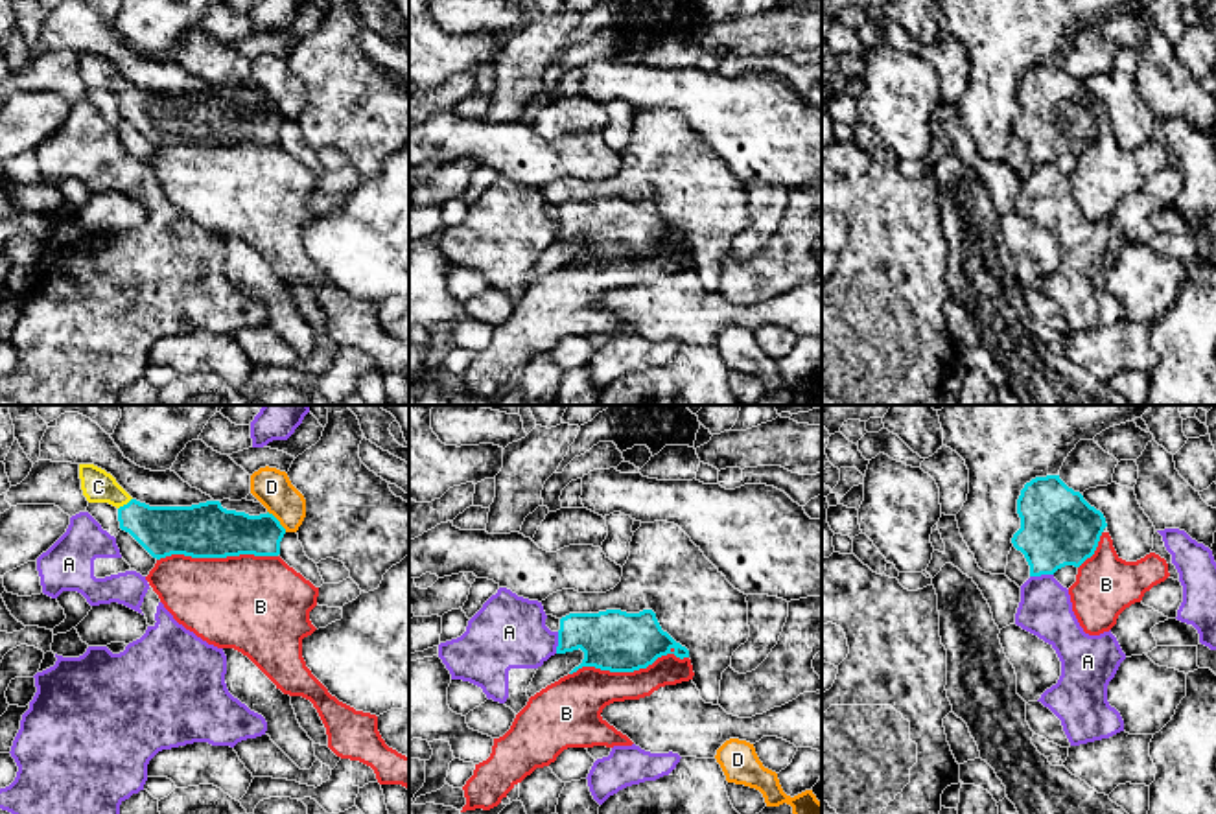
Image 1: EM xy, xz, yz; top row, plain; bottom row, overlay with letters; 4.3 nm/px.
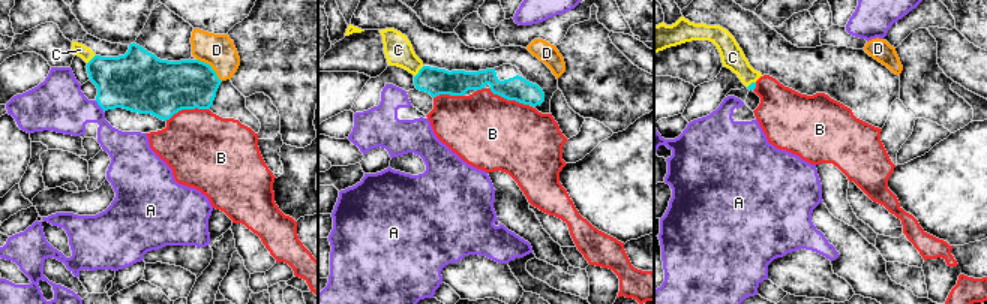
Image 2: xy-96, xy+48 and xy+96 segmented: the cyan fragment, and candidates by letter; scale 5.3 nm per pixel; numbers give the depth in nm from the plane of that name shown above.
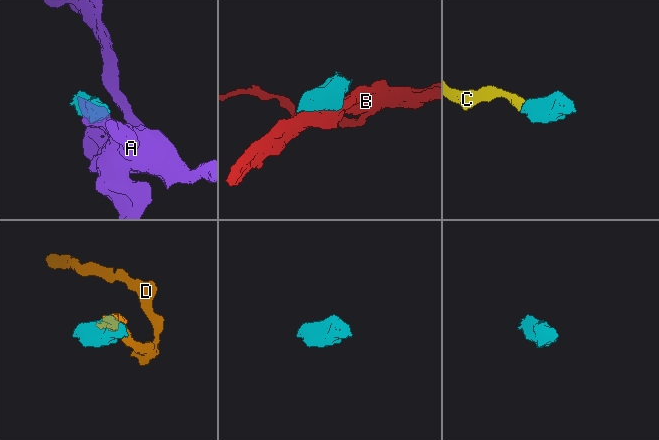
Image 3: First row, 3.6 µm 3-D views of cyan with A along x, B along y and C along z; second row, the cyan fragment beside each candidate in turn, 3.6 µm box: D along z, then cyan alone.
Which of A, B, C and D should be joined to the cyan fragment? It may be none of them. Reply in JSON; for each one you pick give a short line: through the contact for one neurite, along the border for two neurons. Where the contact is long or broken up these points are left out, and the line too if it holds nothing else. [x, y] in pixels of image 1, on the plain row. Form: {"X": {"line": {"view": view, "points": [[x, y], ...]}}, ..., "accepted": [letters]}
{"C": {"line": {"view": "xy", "points": [[163, 118], [144, 111], [124, 93], [109, 78], [98, 74]]}}, "accepted": ["C"]}

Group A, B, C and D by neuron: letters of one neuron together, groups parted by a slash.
A / B / C / D

